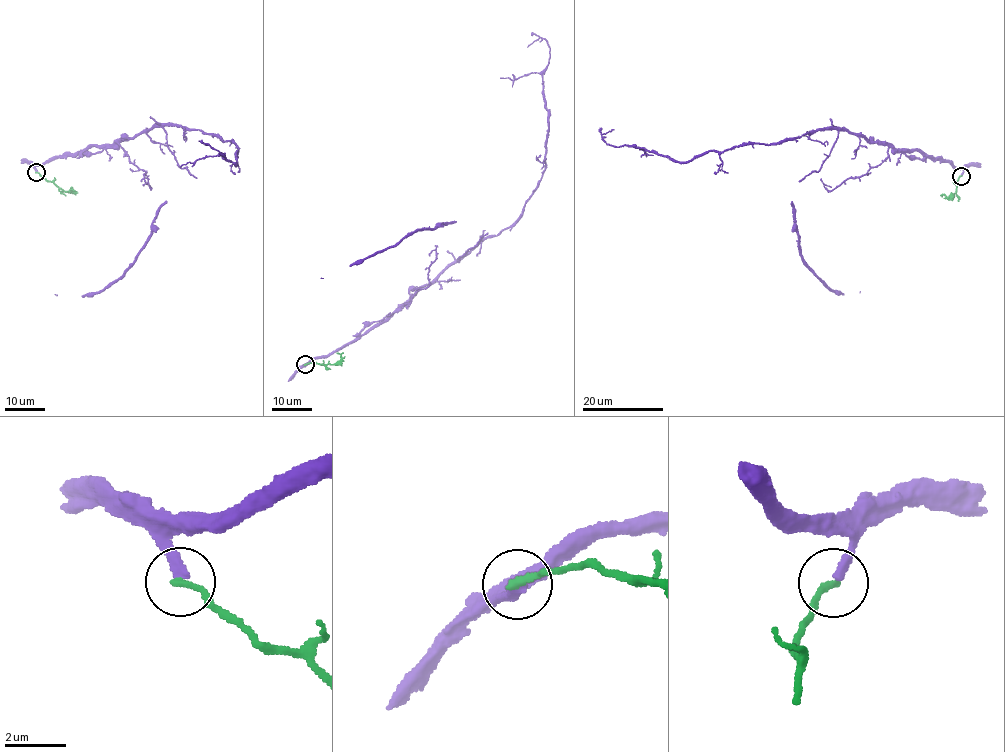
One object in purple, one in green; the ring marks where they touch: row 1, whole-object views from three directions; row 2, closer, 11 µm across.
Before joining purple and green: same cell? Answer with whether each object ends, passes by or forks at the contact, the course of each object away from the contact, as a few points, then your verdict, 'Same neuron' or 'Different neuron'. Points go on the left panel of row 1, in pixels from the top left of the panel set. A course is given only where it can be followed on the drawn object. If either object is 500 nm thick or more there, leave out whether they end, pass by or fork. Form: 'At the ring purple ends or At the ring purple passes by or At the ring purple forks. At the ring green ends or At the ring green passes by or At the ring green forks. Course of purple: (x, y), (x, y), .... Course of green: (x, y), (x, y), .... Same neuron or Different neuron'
At the ring purple ends. At the ring green ends. Course of purple: (36, 172), (45, 161), (94, 145), (114, 147), (154, 127), (172, 125), (234, 142), (236, 164), (199, 140). Course of green: (36, 172), (65, 192), (74, 191), (69, 192). Different neuron

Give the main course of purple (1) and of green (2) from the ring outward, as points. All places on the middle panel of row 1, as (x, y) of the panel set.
1: (305, 365), (384, 322), (519, 216), (545, 168), (548, 128), (542, 72), (549, 46), (540, 37), (528, 47)
2: (305, 365), (336, 364), (341, 359), (337, 353)

